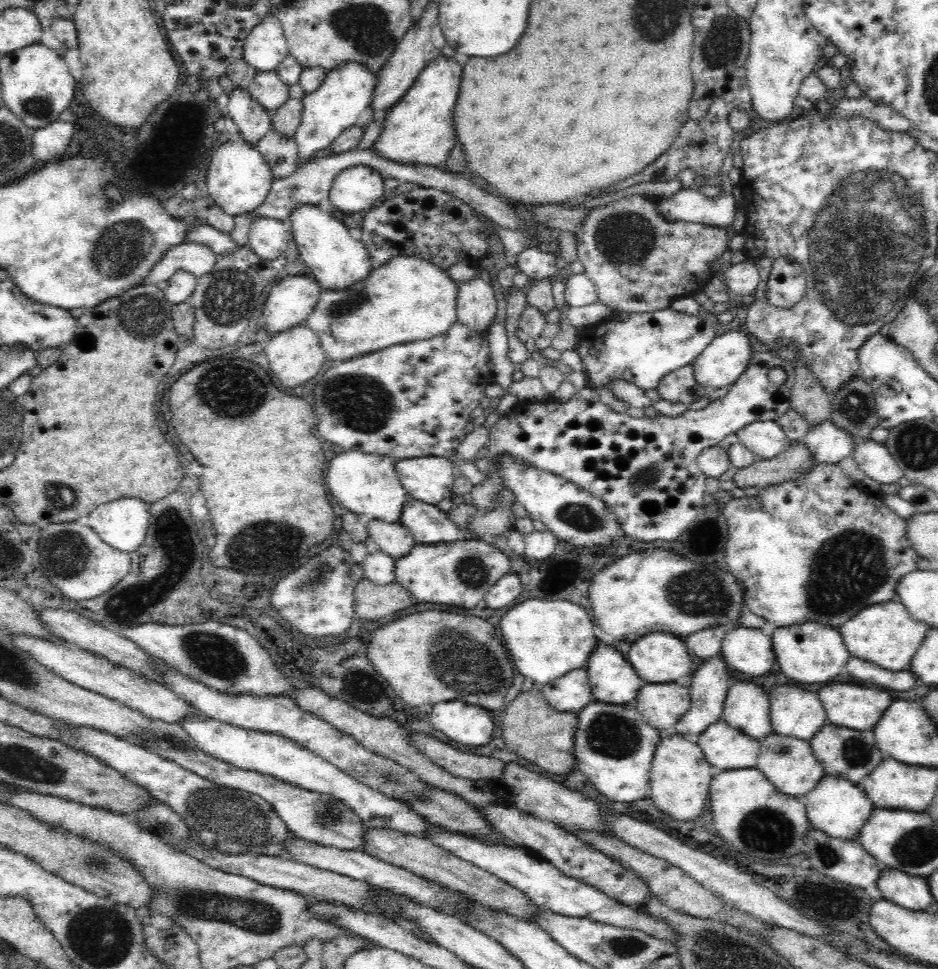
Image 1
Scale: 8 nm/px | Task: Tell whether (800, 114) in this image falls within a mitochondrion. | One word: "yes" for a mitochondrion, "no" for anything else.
no

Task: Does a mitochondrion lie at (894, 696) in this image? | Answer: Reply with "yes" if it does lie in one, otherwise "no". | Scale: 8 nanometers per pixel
no

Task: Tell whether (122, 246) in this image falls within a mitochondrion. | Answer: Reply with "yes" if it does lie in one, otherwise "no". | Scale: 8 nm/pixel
yes

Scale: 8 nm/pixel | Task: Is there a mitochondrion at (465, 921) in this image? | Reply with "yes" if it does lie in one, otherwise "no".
no

